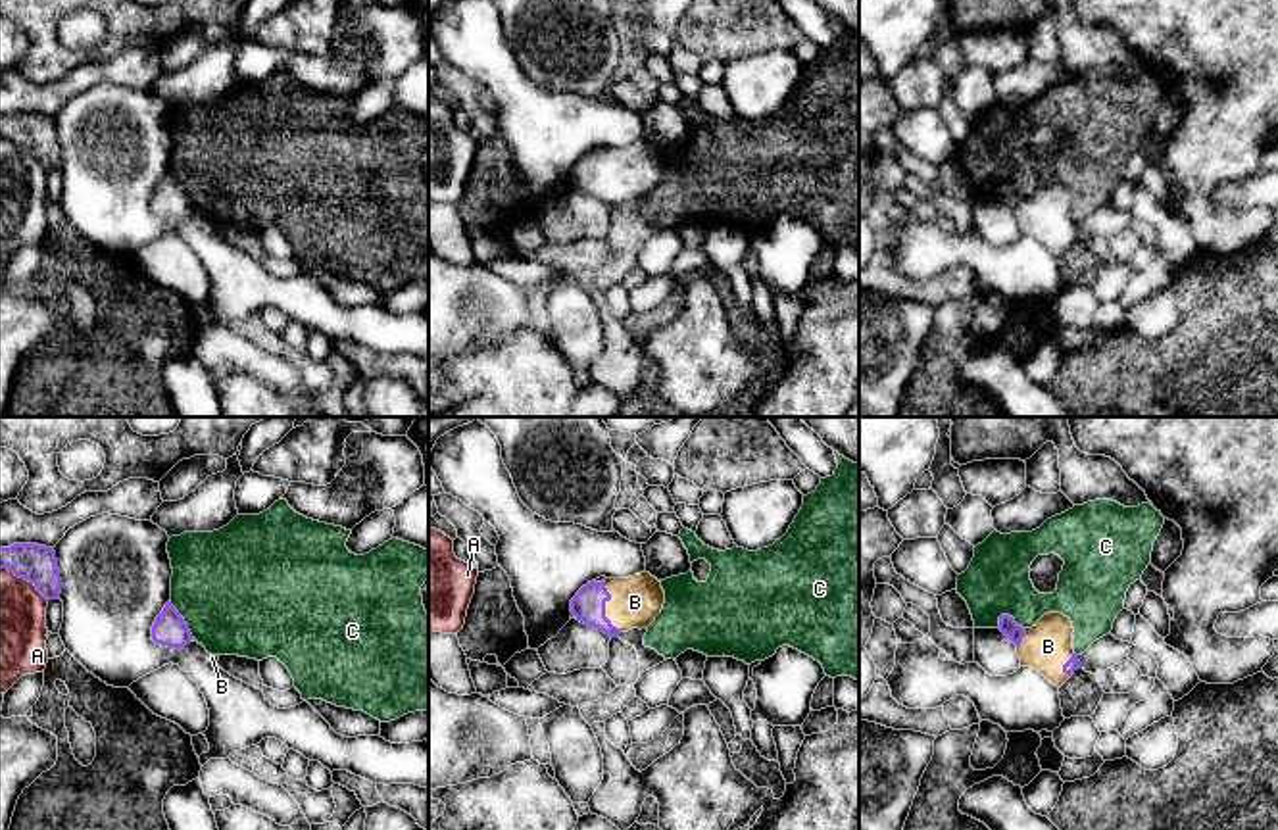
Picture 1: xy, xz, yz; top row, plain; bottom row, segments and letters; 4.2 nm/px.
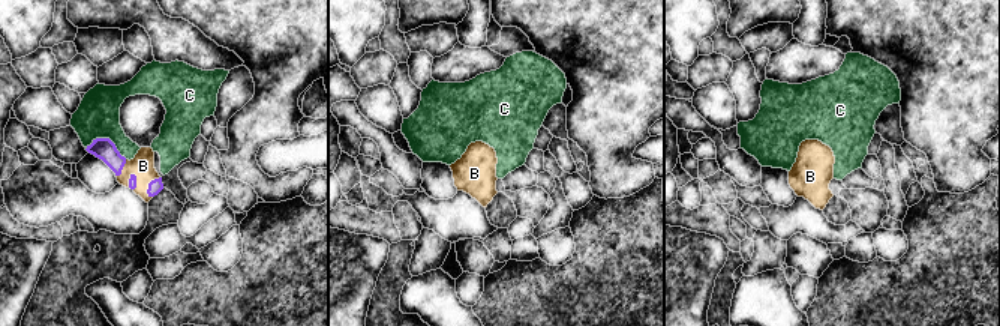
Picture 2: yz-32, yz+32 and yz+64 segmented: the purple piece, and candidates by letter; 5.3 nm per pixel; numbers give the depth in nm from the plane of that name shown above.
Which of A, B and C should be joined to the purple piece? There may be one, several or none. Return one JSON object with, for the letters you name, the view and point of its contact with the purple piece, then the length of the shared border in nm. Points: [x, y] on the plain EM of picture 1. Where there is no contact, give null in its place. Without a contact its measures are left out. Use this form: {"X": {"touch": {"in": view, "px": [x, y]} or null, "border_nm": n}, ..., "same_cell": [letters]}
{"B": {"touch": {"in": "xz", "px": [604, 177]}, "border_nm": 240}, "same_cell": ["B"]}

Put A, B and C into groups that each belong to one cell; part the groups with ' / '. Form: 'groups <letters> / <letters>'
groups A / B / C

